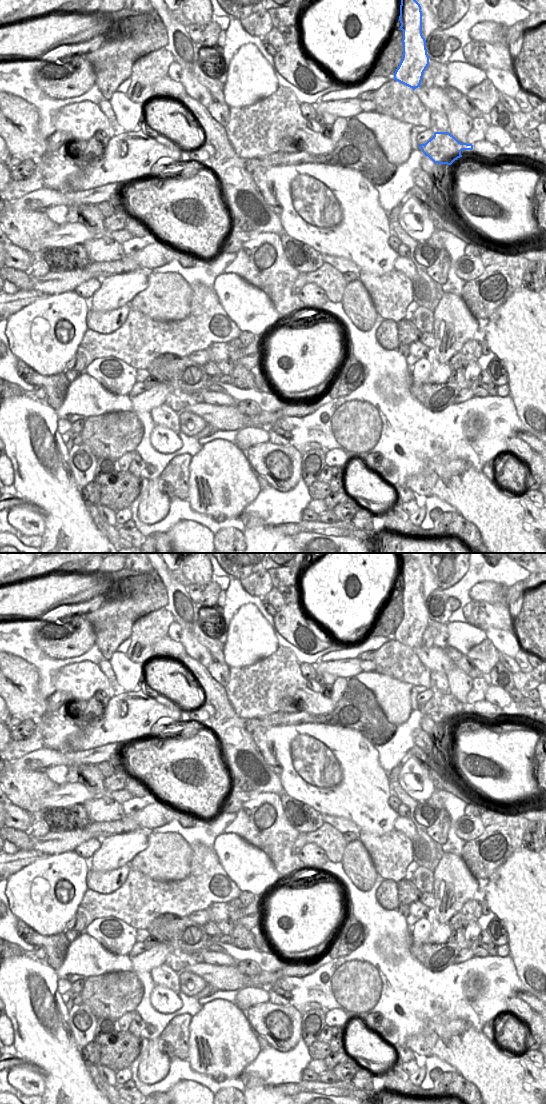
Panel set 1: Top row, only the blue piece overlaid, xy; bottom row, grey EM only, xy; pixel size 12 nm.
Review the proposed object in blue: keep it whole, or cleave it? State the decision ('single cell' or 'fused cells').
fused cells

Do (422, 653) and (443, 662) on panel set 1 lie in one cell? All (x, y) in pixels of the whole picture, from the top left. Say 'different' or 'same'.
same

